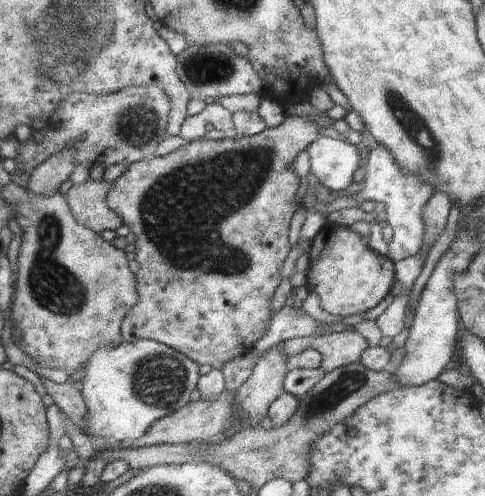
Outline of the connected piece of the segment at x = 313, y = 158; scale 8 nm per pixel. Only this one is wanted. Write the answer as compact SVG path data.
M319 136L306 148L310 158L312 180L332 190L346 190L360 164L360 152L350 141Z

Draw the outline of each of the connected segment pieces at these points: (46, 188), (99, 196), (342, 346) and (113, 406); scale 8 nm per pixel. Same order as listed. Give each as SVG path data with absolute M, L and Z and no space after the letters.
M58 152L50 159L39 164L34 171L30 173L26 192L36 194L36 196L54 196L60 188L60 184L68 179L72 170L74 170L74 162L72 162L74 152Z
M88 179L83 184L71 186L65 196L80 224L94 232L112 232L124 228L123 216L107 204L107 195L113 187L112 181L104 179Z
M344 330L327 333L324 336L284 340L277 347L284 350L287 357L308 349L317 350L322 355L320 368L329 373L347 364L357 363L369 344L359 330Z
M135 339L123 342L116 348L102 347L91 356L83 377L82 395L87 405L86 428L84 432L94 438L104 438L111 443L125 443L138 440L151 430L159 419L187 407L190 394L197 388L200 378L199 365L188 355L152 339Z

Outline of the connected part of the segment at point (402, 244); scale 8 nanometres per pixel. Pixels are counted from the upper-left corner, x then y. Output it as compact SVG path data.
M376 144L369 152L365 166L364 188L358 194L358 200L371 200L386 211L386 224L393 230L393 238L388 244L388 256L400 262L418 255L424 238L424 218L422 210L433 195L434 188L428 182L422 182L416 174L404 174L403 168L396 164L395 156L383 144Z

